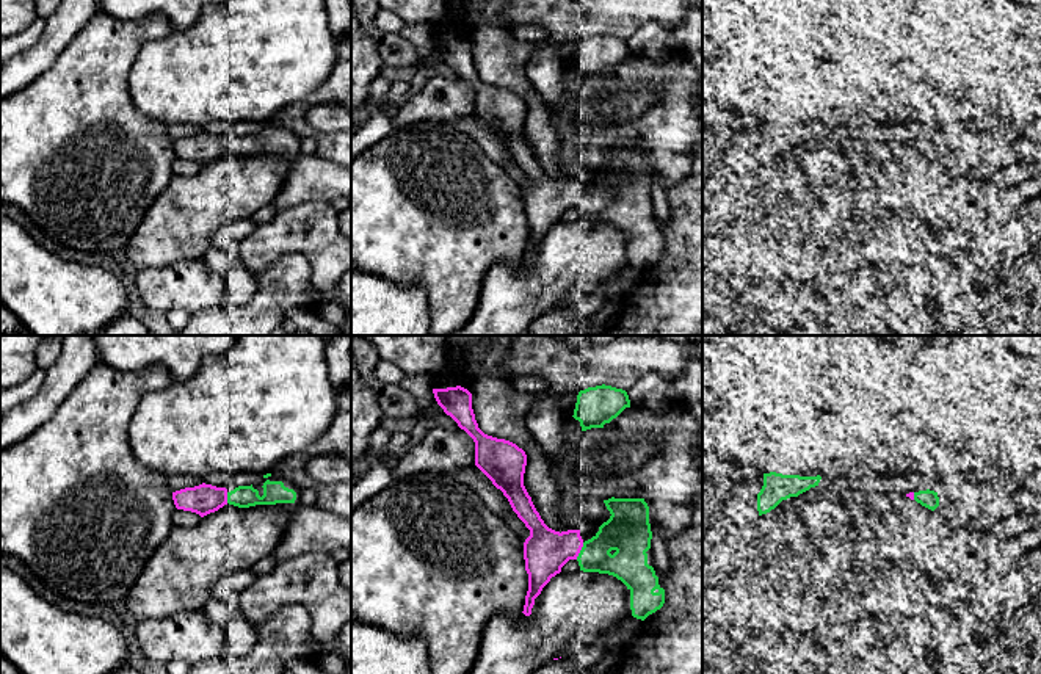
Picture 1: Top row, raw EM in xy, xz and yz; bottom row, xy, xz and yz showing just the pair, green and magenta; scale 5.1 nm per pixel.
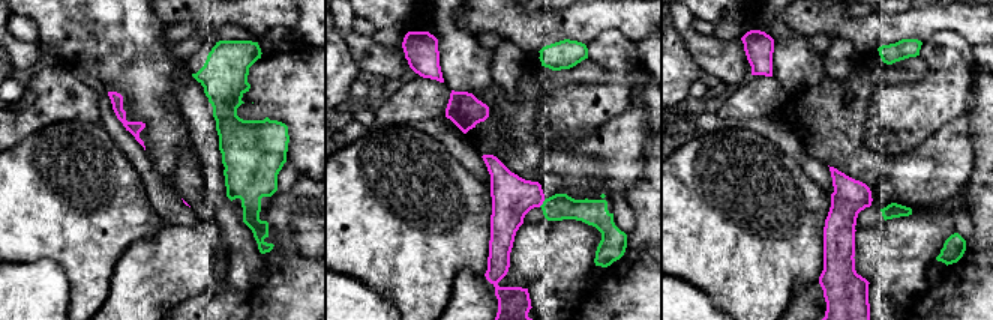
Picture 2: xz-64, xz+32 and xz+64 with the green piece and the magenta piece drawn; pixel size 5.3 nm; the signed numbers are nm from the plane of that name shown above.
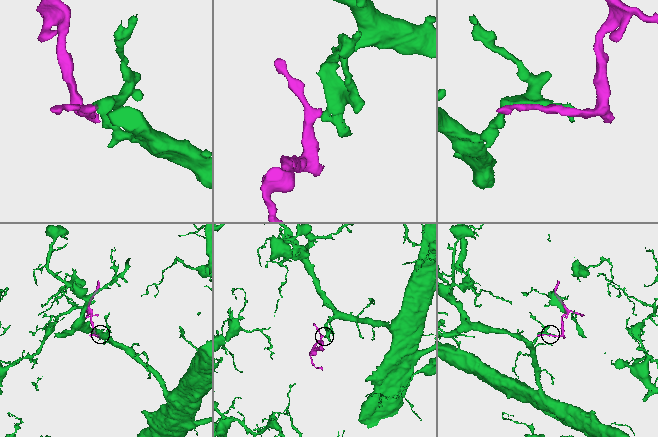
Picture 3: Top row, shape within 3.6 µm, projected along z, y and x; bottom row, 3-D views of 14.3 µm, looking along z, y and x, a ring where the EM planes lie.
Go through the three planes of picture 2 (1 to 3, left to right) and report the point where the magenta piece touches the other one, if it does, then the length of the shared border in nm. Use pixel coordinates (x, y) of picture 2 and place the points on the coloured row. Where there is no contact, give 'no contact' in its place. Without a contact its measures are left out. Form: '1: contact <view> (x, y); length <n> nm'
1: no contact
2: contact xz+32 (543, 203); length 50 nm
3: no contact

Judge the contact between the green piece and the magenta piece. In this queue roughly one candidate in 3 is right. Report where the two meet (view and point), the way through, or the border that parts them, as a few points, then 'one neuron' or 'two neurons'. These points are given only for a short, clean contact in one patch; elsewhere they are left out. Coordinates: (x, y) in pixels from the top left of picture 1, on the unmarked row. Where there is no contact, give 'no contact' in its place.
contact xz (580, 199); one neuron

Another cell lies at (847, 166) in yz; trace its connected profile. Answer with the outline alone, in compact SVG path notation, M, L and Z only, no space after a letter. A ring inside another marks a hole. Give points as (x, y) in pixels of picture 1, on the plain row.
M853 146L801 150L798 166L812 182L848 188L869 188L880 172L872 155L865 149L859 150Z

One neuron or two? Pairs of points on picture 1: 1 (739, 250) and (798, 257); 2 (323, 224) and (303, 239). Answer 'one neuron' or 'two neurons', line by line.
1: one neuron
2: one neuron

